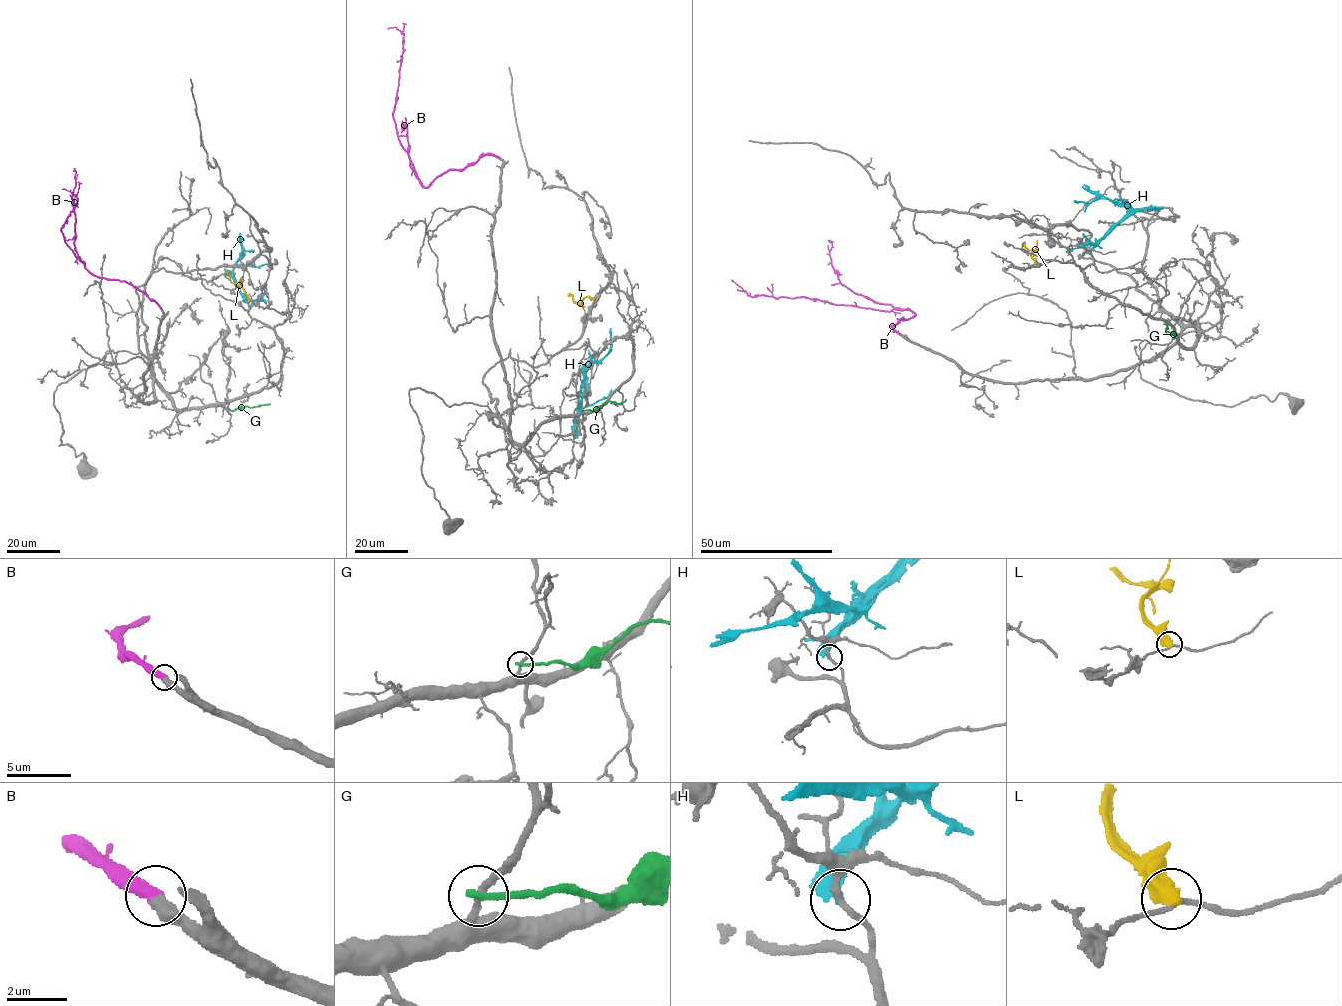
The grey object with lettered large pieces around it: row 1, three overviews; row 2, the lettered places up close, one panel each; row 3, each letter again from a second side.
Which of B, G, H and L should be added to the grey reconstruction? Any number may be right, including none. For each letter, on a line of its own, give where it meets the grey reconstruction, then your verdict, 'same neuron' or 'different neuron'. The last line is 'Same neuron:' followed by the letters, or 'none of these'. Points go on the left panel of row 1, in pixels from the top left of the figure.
B: contact (161, 309); same neuron
G: contact (225, 408); different neuron
H: contact (250, 307); different neuron
L: contact (250, 300); different neuron
Same neuron: B

